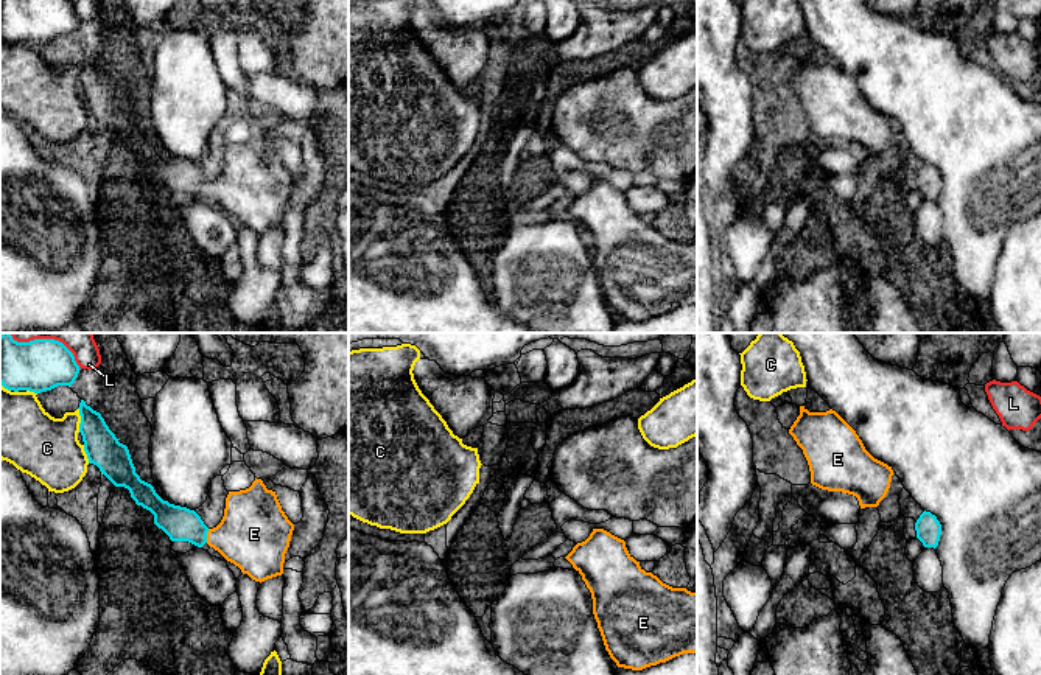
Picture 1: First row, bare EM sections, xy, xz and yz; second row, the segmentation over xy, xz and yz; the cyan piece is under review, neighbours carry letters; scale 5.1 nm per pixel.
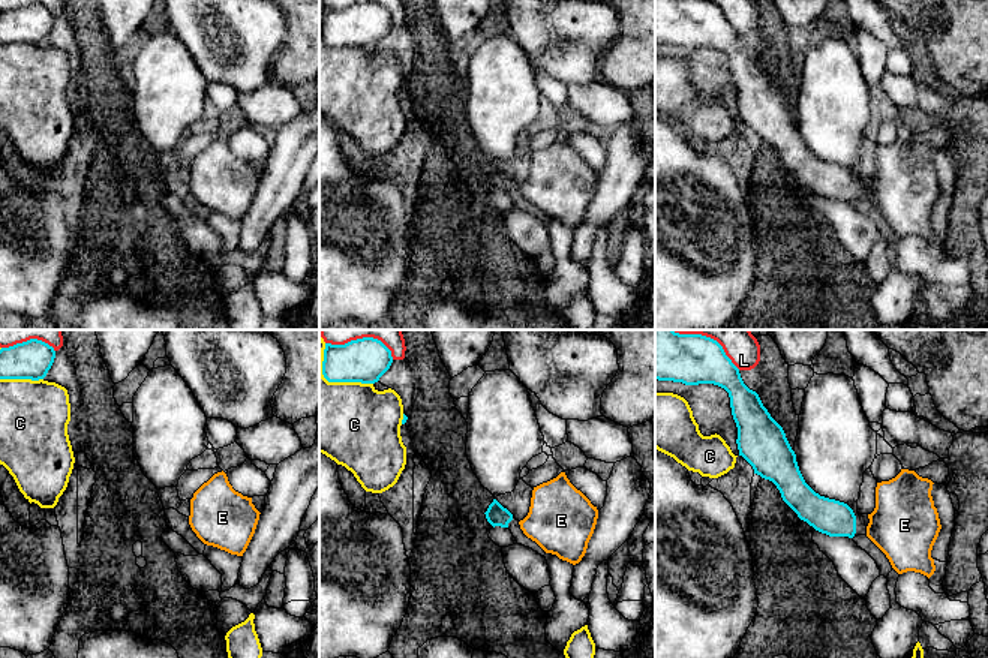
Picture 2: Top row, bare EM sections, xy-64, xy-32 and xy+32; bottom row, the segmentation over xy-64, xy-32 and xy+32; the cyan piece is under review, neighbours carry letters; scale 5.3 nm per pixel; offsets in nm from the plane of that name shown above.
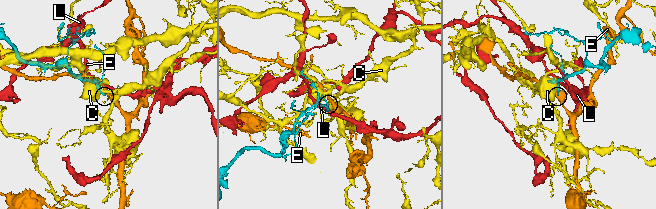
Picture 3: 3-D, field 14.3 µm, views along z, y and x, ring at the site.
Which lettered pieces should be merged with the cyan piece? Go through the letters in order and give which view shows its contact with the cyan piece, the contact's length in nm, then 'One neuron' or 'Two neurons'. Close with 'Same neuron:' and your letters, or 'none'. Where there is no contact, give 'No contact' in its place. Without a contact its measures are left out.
C: Touches cyan in xy. Shared border 130 nm. Two neurons
E: Touches cyan in xy. Shared border 70 nm. One neuron
L: Touches cyan in xy. Shared border 130 nm. Two neurons
Same neuron: E

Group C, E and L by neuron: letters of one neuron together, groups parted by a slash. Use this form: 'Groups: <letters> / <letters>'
Groups: C / E / L

